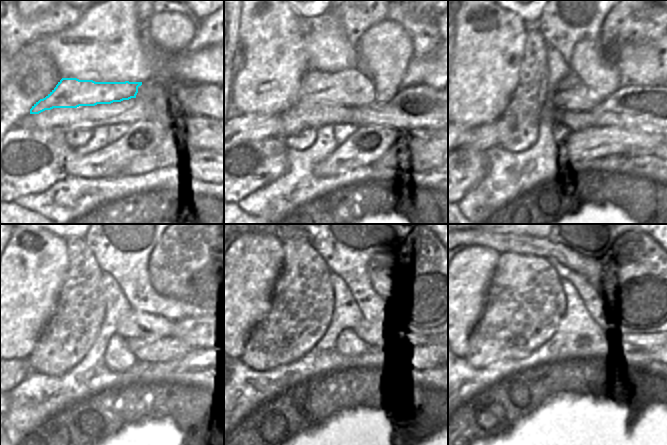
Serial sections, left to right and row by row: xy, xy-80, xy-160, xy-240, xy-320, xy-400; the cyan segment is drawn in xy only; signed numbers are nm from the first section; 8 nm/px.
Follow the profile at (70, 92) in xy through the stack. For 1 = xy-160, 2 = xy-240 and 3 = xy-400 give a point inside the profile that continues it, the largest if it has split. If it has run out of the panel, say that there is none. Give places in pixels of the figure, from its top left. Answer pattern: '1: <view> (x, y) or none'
1: xy-160 (571, 93)
2: xy-240 (137, 324)
3: xy-400 (641, 344)

